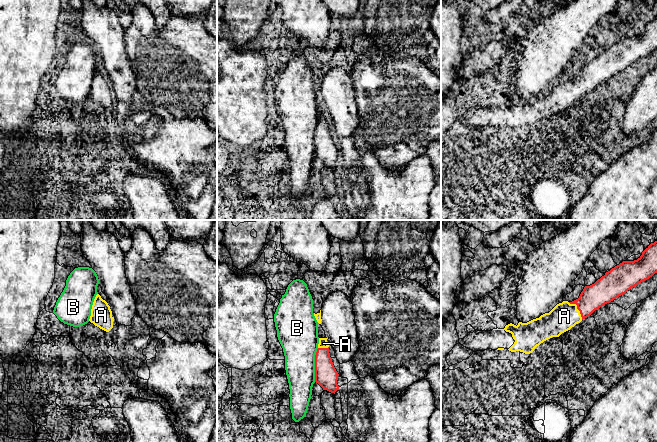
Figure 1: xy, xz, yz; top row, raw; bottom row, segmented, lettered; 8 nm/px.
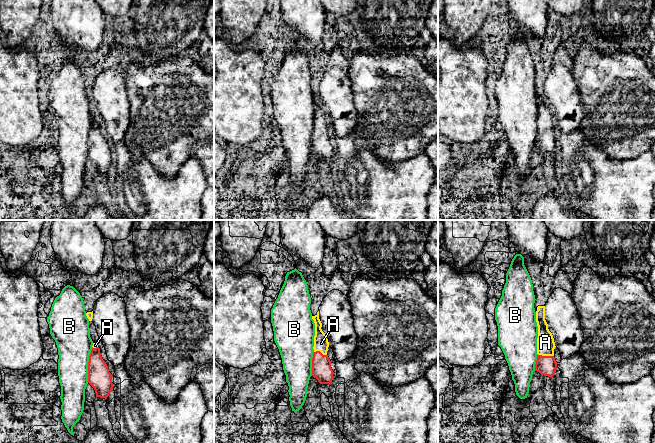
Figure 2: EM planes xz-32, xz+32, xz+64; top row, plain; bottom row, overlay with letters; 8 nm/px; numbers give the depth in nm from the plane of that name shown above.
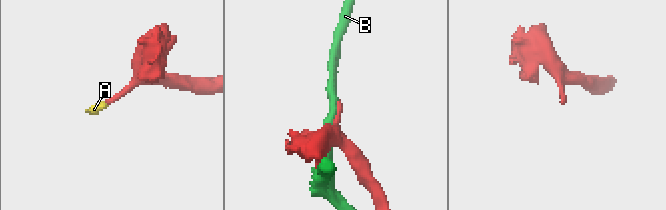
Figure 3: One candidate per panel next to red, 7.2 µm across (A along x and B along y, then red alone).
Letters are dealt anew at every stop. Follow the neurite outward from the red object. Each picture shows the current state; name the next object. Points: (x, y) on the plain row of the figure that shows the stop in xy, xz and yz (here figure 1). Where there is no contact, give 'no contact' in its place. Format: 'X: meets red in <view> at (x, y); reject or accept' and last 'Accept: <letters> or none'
A: meets red in yz at (577, 84); accept
B: meets red in xz at (315, 141); reject
Accept: A

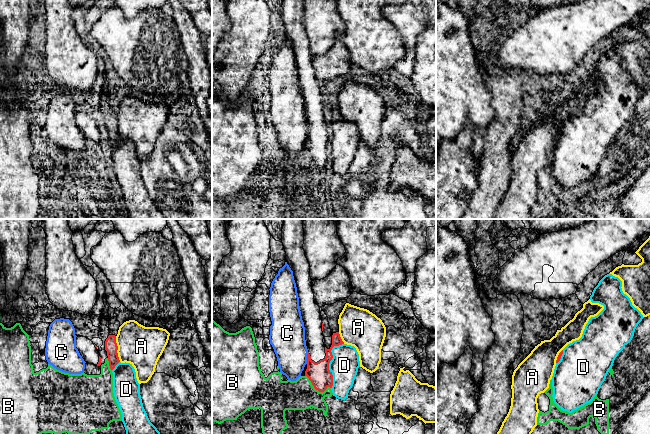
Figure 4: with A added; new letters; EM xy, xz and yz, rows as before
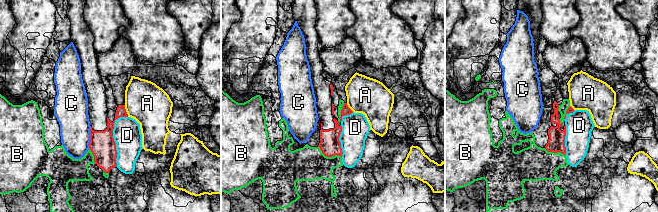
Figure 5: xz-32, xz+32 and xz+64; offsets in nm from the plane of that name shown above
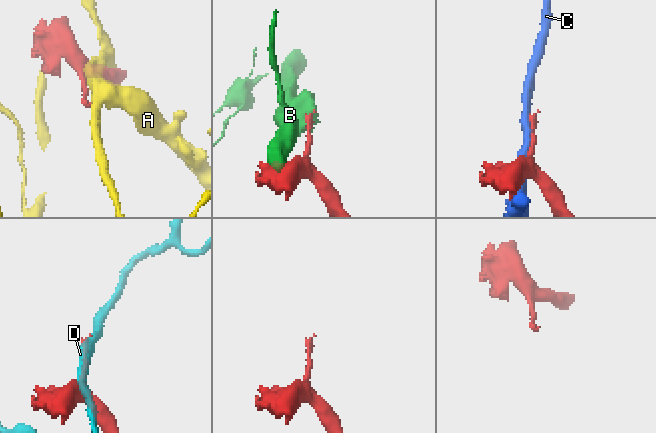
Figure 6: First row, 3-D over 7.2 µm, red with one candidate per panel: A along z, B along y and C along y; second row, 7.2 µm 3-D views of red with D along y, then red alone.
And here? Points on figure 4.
A: meets red in xy at (117, 125); reject
B: meets red in xz at (316, 165); reject
C: meets red in xz at (307, 134); reject
D: meets red in xz at (329, 138); reject
Accept: none

